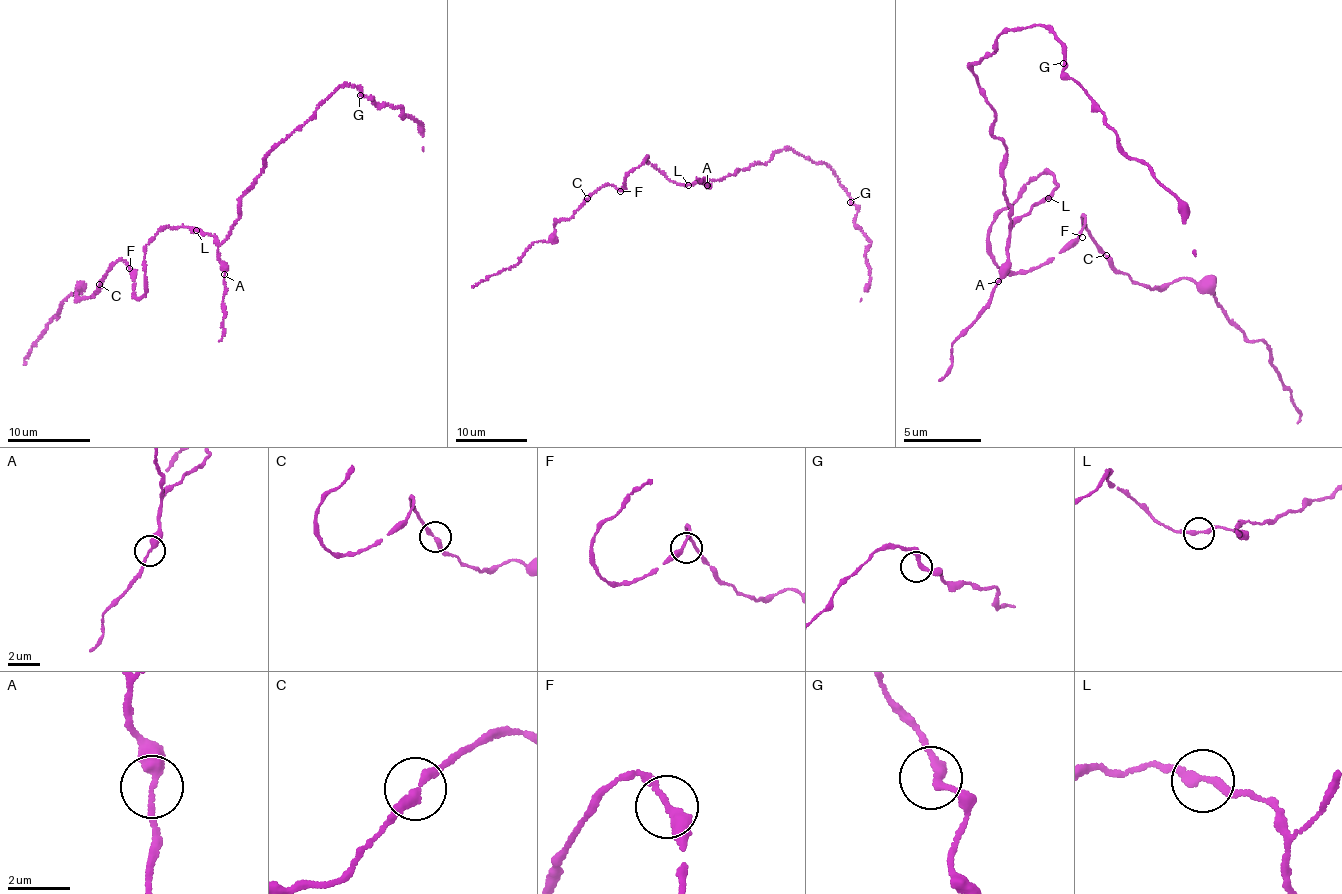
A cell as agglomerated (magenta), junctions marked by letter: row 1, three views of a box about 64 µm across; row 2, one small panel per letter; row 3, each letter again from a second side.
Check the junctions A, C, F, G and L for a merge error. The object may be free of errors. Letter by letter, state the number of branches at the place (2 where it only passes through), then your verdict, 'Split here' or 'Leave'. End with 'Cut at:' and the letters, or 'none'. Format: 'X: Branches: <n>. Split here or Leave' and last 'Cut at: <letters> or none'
A: Branches: 2. Leave
C: Branches: 2. Leave
F: Branches: 2. Leave
G: Branches: 2. Leave
L: Branches: 2. Leave
Cut at: none

